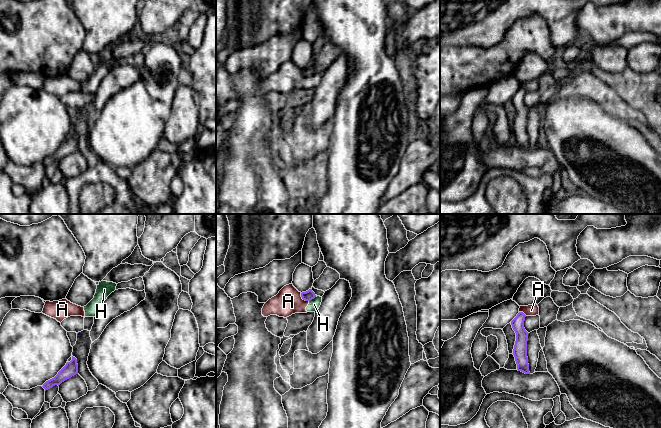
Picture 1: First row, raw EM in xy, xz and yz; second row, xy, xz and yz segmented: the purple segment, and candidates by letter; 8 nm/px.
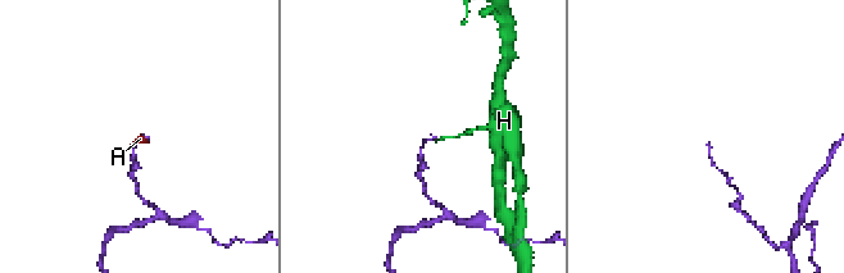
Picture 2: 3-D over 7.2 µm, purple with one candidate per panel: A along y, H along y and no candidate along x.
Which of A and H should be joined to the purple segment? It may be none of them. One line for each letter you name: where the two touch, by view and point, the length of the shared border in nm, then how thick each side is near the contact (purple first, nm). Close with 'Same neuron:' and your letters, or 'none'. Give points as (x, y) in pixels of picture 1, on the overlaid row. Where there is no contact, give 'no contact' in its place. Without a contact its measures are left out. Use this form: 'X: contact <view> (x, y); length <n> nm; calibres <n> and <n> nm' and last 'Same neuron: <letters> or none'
Same neuron: none

